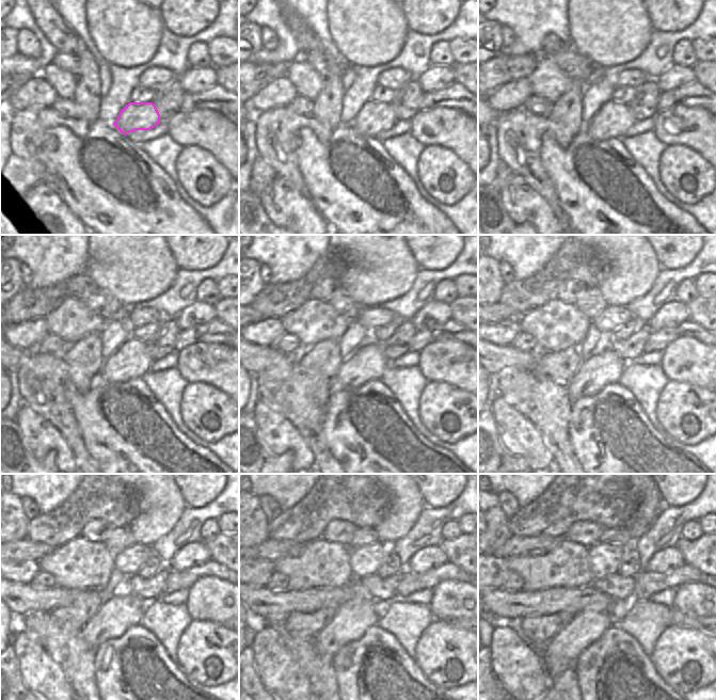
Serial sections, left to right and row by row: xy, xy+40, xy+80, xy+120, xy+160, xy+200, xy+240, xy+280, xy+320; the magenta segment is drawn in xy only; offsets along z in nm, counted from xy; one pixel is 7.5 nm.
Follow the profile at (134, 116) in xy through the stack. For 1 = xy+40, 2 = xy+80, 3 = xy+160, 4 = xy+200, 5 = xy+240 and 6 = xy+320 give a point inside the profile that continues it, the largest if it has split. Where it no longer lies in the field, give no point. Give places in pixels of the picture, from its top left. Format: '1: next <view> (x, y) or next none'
1: next xy+40 (374, 117)
2: next xy+80 (611, 121)
3: next xy+160 (369, 363)
4: next xy+200 (594, 372)
5: next xy+240 (116, 614)
6: next xy+320 (560, 653)

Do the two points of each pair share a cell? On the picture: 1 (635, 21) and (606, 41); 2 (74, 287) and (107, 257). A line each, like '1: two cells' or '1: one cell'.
1: one cell
2: two cells

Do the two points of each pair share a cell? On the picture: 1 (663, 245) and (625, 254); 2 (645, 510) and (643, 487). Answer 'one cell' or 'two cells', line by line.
1: two cells
2: one cell

